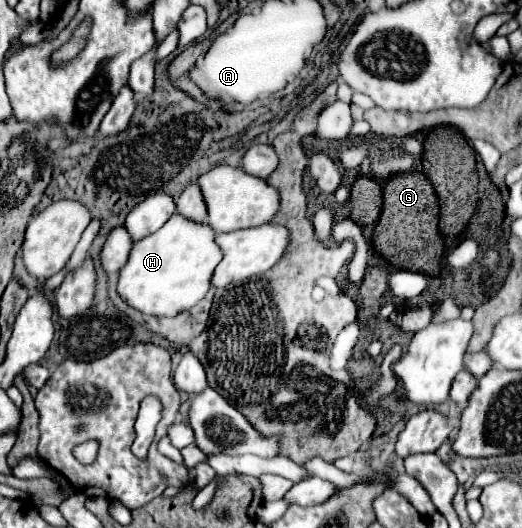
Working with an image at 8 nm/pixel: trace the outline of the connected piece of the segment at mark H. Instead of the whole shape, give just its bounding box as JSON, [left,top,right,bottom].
[117,213,223,317]

